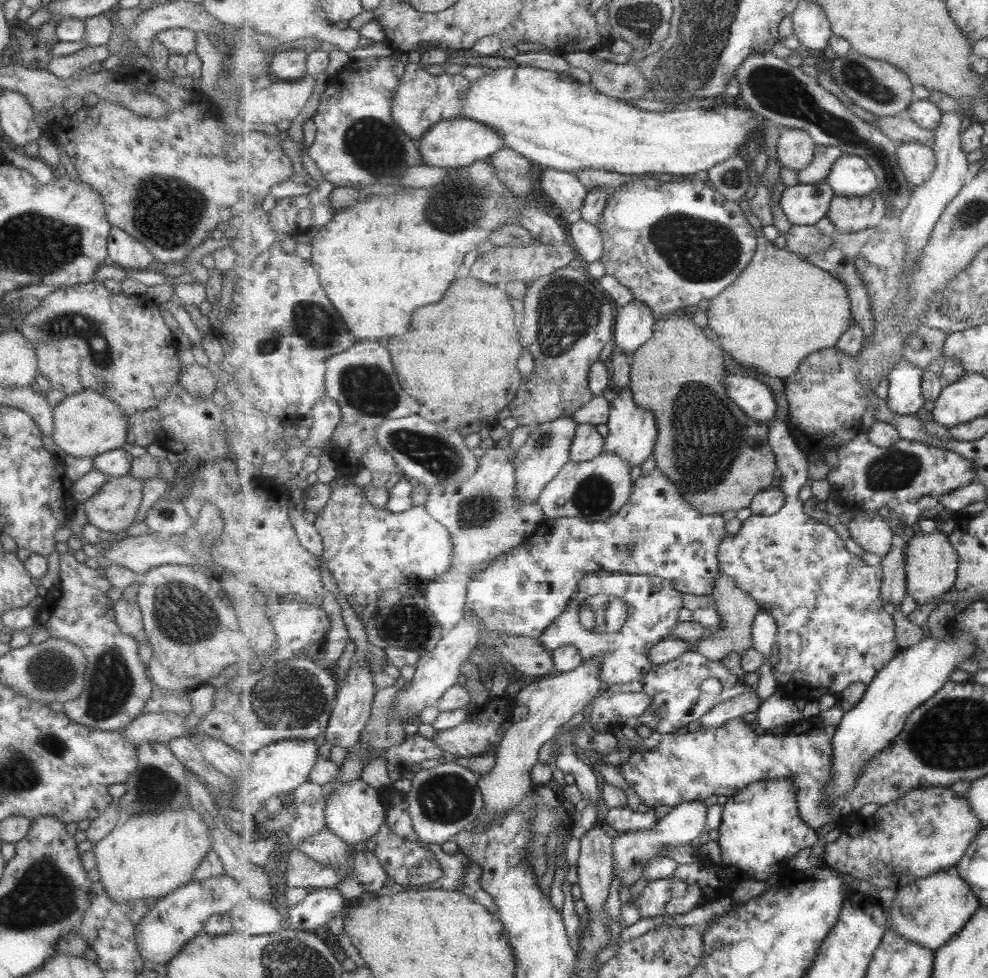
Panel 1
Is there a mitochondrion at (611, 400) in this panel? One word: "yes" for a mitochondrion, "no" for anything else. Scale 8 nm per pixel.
no

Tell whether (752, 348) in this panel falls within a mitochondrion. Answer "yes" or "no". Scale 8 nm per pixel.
no

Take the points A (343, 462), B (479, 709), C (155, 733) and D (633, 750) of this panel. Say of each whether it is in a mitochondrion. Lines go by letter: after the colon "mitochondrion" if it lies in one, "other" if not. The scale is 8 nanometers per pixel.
A: other
B: other
C: other
D: other

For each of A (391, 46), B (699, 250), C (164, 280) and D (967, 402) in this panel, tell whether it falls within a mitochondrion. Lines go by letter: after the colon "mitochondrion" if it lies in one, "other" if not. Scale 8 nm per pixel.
A: other
B: mitochondrion
C: other
D: other

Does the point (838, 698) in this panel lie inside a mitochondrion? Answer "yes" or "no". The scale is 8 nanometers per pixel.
no

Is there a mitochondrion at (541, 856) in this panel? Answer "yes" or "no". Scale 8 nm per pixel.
yes

